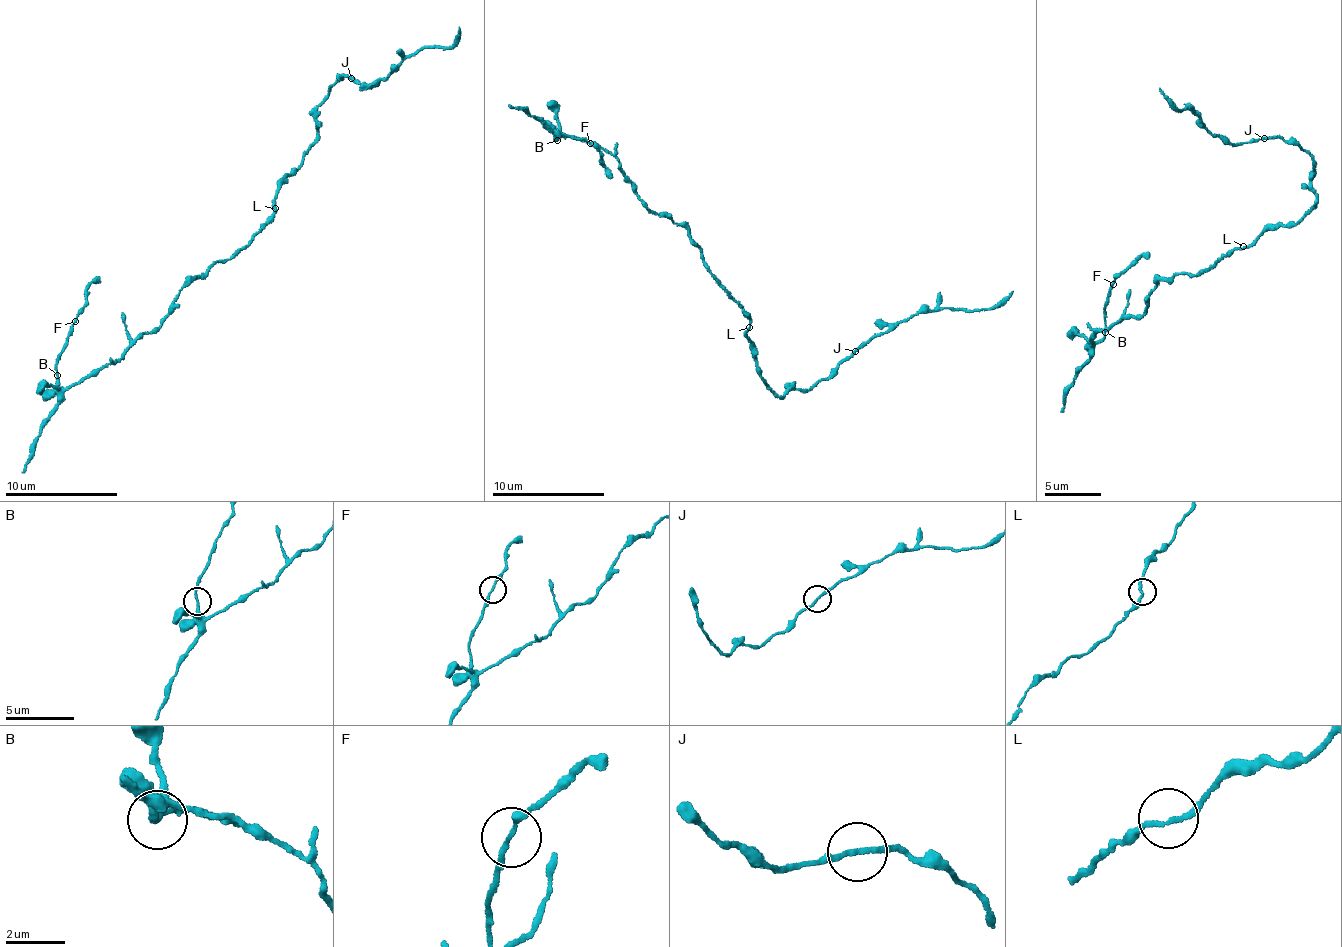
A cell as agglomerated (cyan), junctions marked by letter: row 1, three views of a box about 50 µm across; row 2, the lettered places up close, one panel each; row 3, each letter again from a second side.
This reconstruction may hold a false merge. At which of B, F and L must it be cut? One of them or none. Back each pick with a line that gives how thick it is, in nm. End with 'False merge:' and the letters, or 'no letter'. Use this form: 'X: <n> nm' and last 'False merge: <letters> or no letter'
False merge: no letter

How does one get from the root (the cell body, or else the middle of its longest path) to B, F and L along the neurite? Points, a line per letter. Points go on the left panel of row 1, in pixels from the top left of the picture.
B: (261, 228), (229, 258), (180, 289), (164, 322), (132, 342), (119, 359), (63, 389), (58, 389), (57, 375)
F: (261, 228), (229, 258), (180, 289), (164, 322), (132, 342), (119, 359), (58, 389), (57, 356), (75, 321)
L: (261, 228), (276, 209)

